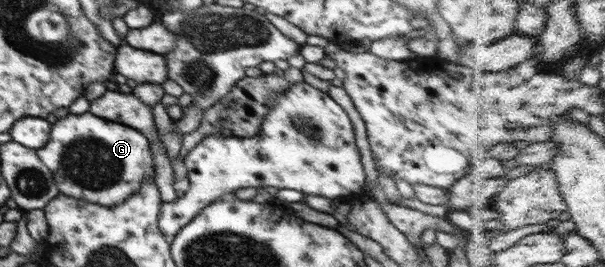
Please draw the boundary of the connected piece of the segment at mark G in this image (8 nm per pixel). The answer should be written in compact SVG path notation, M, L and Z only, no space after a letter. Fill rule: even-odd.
M90 111L54 118L50 139L36 154L52 172L62 195L107 208L136 195L156 173L149 138L135 128L94 116Z

